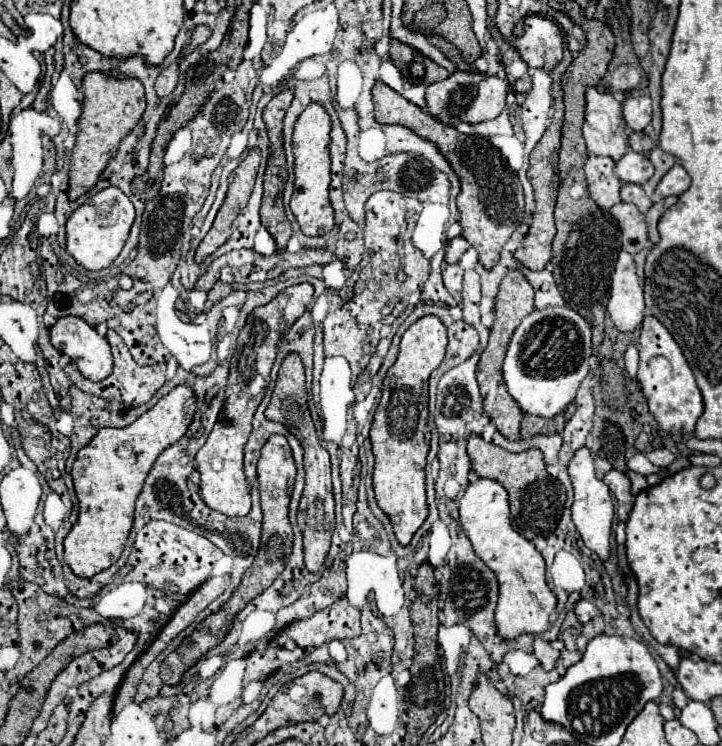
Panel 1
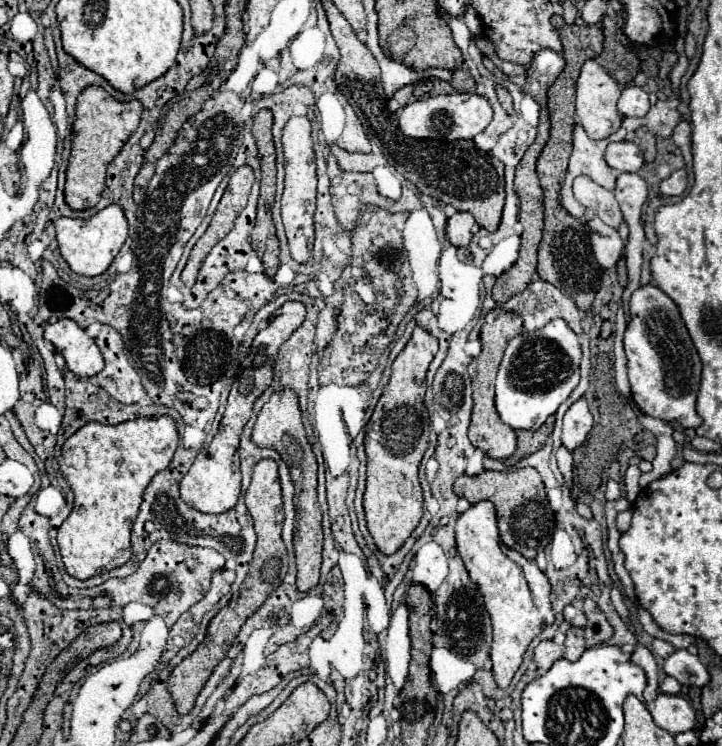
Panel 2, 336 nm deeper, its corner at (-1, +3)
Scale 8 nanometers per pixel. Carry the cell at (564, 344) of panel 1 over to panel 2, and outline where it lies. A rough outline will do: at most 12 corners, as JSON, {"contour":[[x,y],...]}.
{"contour":[[562,319],[514,337],[496,411],[540,429],[578,385],[578,335]]}

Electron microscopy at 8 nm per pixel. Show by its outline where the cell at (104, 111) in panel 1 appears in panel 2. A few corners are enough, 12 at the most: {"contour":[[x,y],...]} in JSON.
{"contour":[[102,87],[78,95],[66,203],[100,201],[106,167],[142,117]]}

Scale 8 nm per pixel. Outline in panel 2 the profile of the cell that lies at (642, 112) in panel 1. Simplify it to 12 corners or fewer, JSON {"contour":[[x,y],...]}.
{"contour":[[628,85],[618,111],[624,117],[644,117],[650,109],[648,93]]}

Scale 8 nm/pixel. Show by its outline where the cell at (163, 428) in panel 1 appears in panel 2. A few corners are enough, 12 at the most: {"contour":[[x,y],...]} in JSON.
{"contour":[[170,417],[92,421],[62,445],[68,575],[130,559],[142,493],[168,467]]}

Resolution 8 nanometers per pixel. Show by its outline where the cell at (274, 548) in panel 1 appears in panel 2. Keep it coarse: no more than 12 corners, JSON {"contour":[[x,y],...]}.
{"contour":[[278,465],[254,467],[244,503],[258,535],[238,599],[168,677],[178,713],[192,711],[244,621],[282,583]]}

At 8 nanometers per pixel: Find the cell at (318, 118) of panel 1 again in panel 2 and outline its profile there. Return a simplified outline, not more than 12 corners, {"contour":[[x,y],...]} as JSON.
{"contour":[[306,117],[282,131],[282,223],[296,263],[310,259],[316,163]]}

